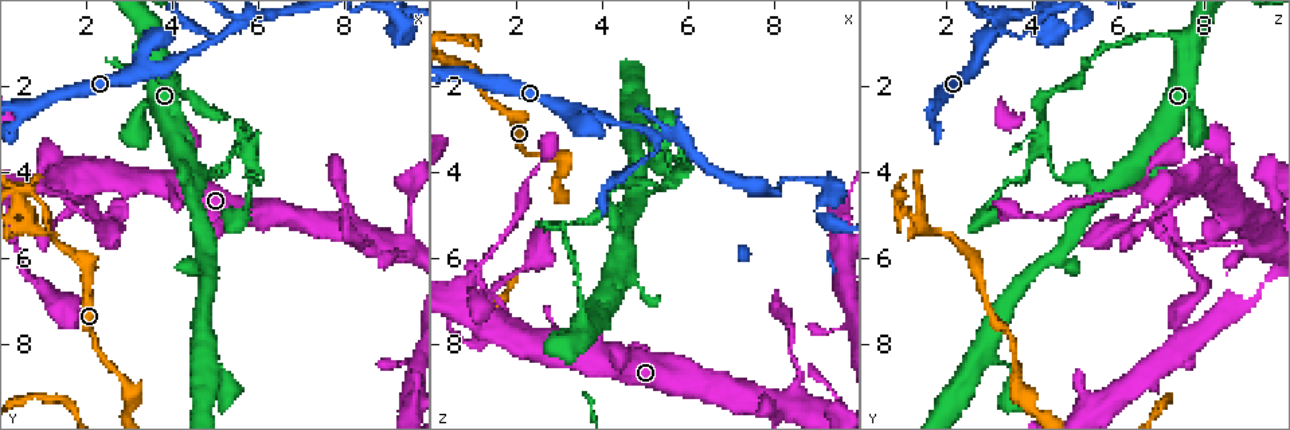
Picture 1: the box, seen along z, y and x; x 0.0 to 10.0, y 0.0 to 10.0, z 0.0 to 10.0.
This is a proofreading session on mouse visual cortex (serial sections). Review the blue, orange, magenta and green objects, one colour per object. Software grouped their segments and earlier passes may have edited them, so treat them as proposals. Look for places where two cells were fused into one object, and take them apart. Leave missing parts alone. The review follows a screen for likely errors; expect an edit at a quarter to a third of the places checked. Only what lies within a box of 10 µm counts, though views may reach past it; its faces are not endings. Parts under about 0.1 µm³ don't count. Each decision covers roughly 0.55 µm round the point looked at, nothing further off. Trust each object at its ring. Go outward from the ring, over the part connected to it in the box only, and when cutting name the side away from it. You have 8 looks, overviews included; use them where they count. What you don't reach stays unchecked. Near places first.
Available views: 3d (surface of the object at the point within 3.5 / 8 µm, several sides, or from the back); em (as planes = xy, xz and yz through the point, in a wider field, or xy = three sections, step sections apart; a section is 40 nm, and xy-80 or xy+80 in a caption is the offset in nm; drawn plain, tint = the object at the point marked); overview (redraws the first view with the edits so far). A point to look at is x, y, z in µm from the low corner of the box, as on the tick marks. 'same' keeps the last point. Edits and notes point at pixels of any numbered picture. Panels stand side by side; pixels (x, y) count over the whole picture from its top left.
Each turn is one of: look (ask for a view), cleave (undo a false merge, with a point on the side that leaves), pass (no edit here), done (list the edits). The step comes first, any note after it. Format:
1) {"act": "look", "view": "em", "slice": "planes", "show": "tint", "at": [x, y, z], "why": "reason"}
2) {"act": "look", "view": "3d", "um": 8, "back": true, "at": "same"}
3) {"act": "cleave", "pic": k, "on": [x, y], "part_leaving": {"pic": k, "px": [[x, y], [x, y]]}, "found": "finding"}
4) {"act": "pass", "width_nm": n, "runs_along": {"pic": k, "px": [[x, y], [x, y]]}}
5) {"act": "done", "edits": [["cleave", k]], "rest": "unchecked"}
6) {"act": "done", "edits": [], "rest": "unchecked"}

{"act": "look", "view": "3d", "um": 3.5, "at": [5.20, 0.85, 3.25], "why": "four or more arms meet"}

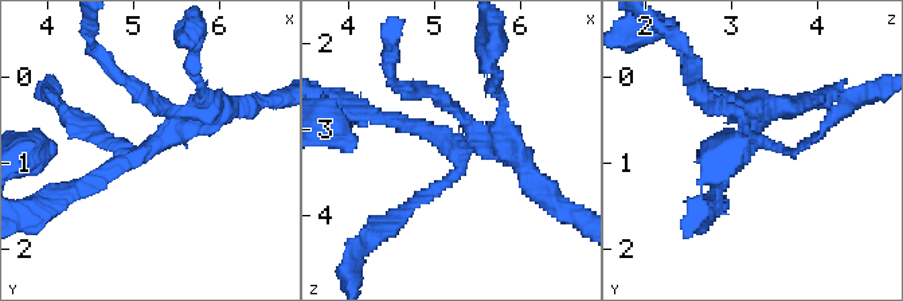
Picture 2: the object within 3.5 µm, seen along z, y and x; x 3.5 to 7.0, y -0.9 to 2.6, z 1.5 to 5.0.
{"act": "pass", "arms": 4, "runs_along": {"pic": 2, "px": [[81, 187], [225, 108]]}, "found": "all the same cell"}

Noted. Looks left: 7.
{"act": "look", "view": "3d", "um": 3.5, "at": [0.65, 2.60, 1.70], "why": "thick turns thin"}

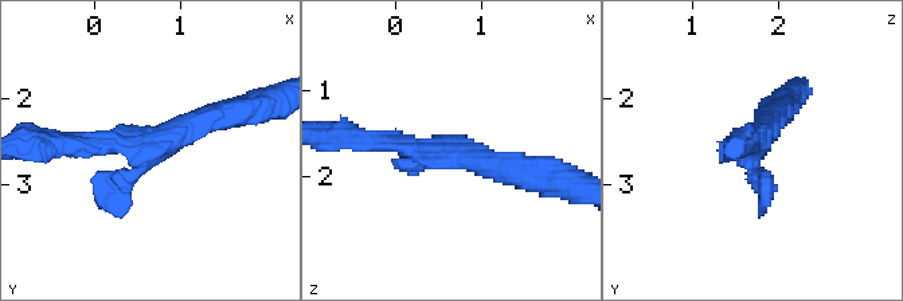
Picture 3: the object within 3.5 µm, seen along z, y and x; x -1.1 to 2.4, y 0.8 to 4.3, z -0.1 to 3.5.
{"act": "look", "view": "em", "slice": "xy", "step": 3, "show": "tint", "at": [0.65, 2.60, 1.70]}

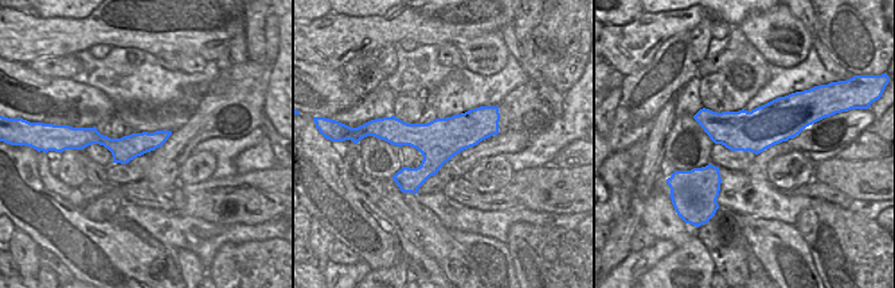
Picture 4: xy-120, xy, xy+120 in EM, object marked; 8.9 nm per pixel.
{"act": "pass", "width_nm": 380, "runs_along": {"pic": 4, "px": [[495, 116], [453, 135], [386, 135]]}, "found": "continuous, no second cell"}

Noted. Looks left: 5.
{"act": "look", "view": "3d", "um": 3.5, "back": true, "at": [0.60, 5.35, 1.45], "why": "two arms in line, one across"}

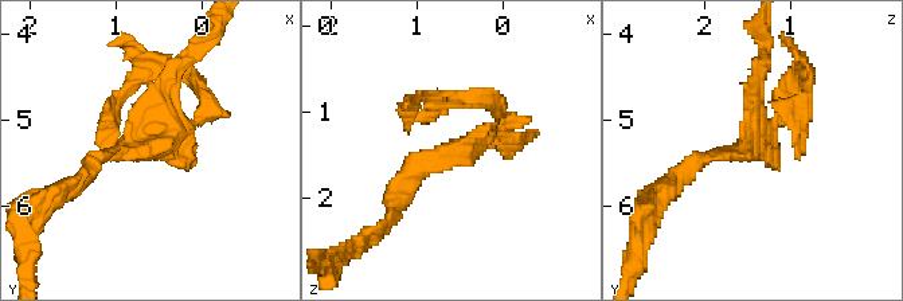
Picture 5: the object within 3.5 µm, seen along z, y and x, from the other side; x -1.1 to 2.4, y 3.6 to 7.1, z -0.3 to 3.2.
{"act": "look", "view": "em", "slice": "xy", "step": 5, "show": "tint", "at": [0.65, 5.30, 1.50]}

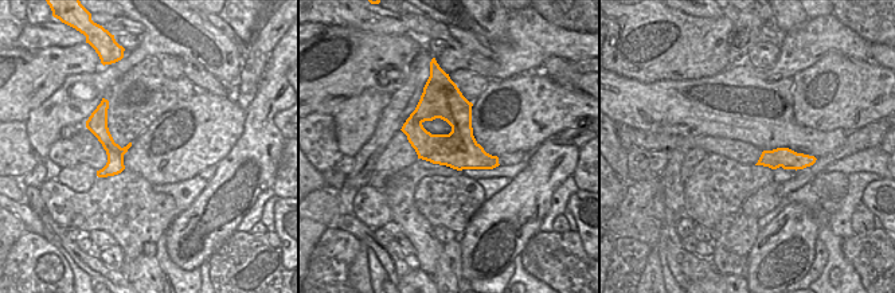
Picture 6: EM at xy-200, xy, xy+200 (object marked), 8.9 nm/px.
{"act": "pass", "runs_along": {"pic": 5, "px": [[393, 212], [418, 164], [500, 124]]}, "found": "one cell here"}

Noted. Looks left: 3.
{"act": "look", "view": "3d", "um": 3.5, "at": [0.90, 4.40, 6.50], "why": "calibre changes"}

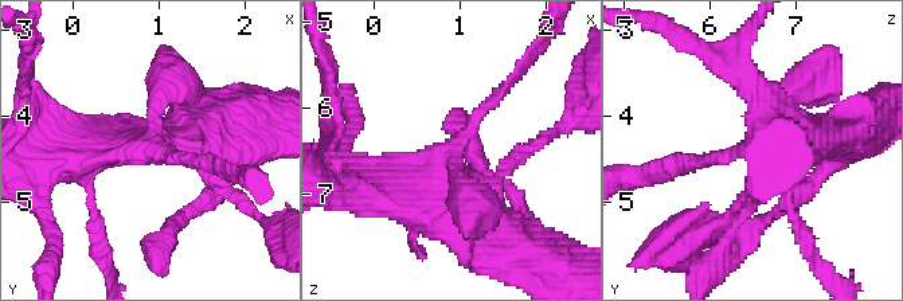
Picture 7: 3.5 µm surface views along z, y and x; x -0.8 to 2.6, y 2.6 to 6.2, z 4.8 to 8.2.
{"act": "look", "view": "em", "slice": "xy", "step": 5, "show": "tint", "at": [0.90, 4.35, 6.55], "arm_widths_nm": [150, 450]}

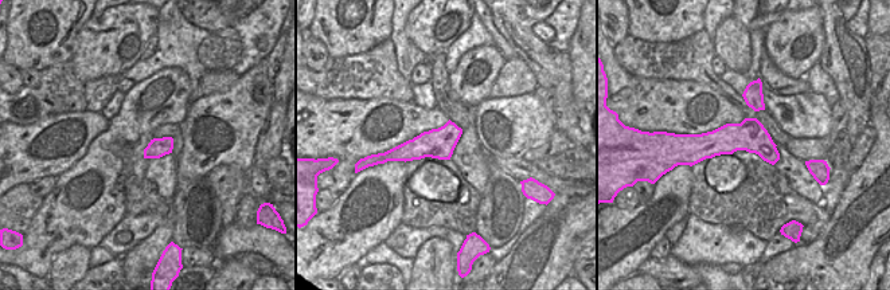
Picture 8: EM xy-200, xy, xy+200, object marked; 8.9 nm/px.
{"act": "pass", "width_nm": 260, "runs_along": {"pic": 8, "px": [[694, 148], [758, 141], [776, 156]]}, "found": "continuous, no second cell"}

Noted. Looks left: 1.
{"act": "done", "edits": [], "rest": "unchecked"}

